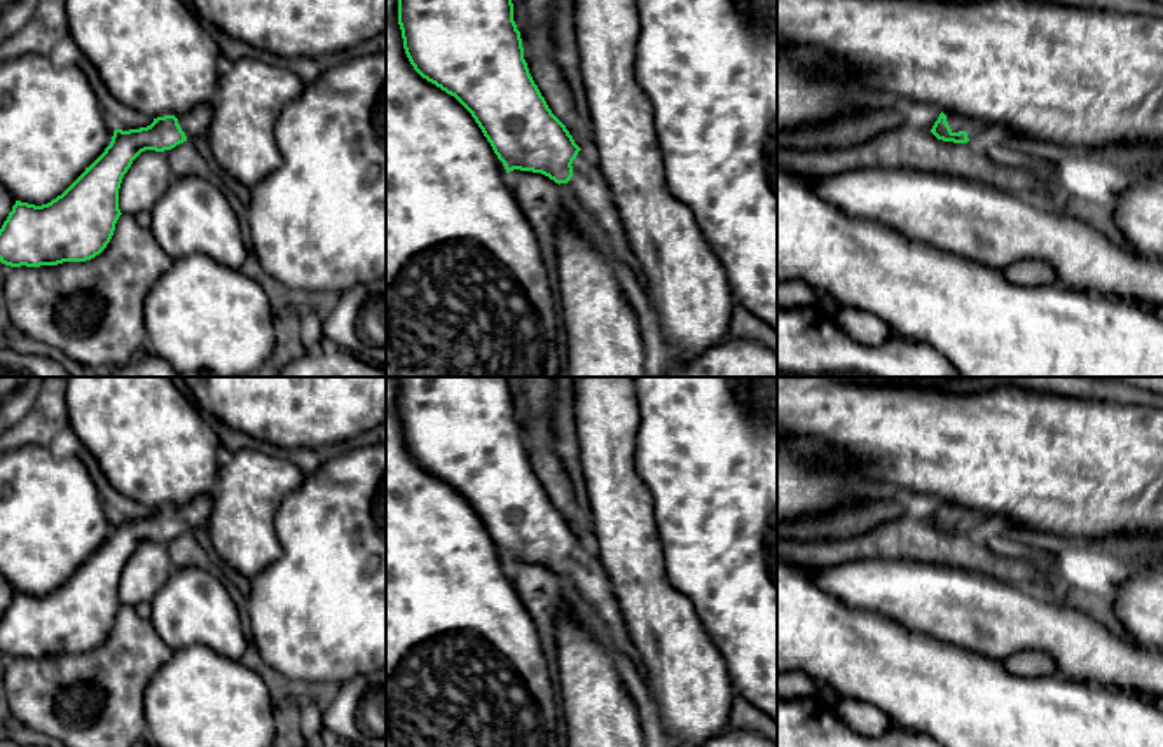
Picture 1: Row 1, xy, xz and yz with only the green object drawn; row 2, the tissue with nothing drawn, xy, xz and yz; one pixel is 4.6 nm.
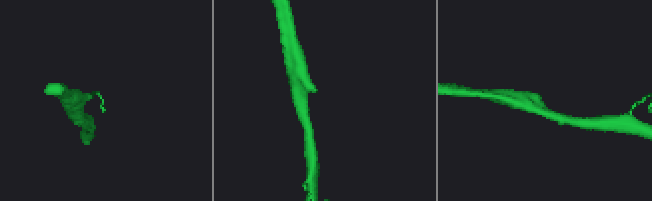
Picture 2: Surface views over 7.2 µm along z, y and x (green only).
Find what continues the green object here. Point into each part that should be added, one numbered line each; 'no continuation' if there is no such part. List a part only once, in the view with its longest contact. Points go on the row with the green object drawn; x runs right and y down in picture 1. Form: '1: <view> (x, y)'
1: yz (957, 123)

